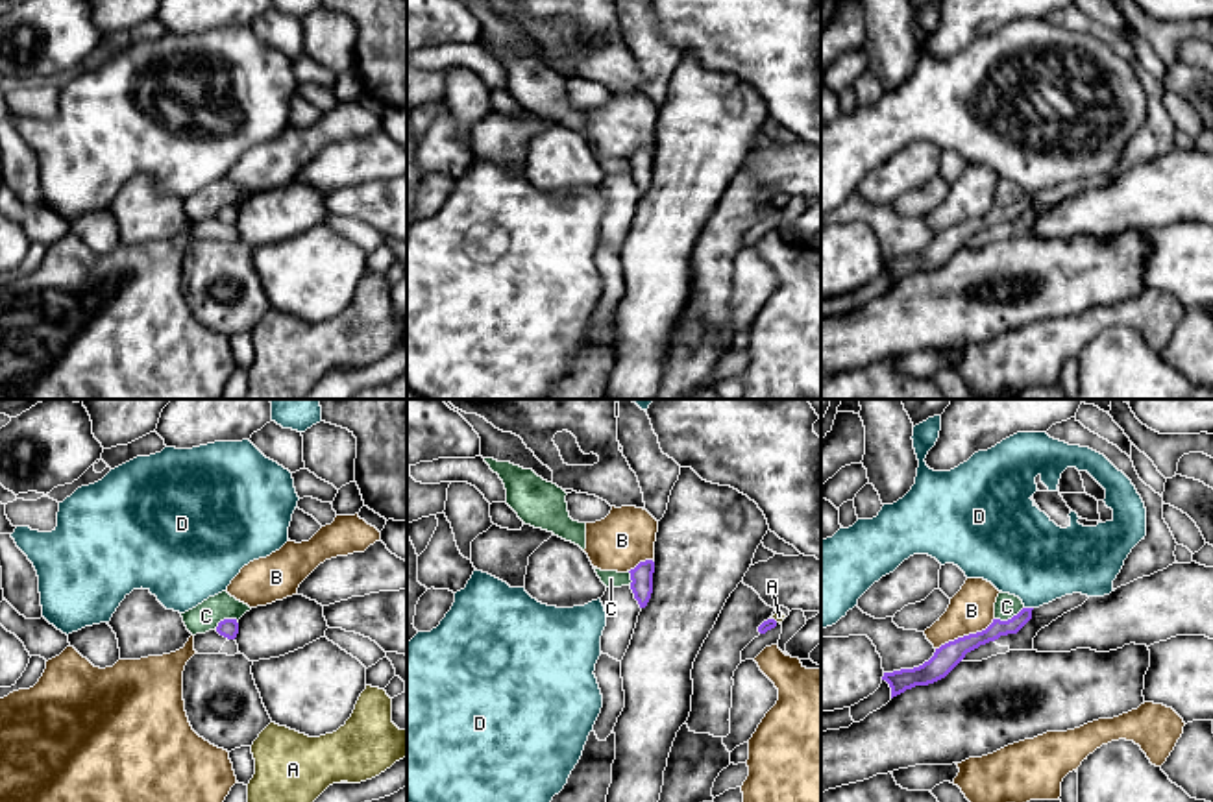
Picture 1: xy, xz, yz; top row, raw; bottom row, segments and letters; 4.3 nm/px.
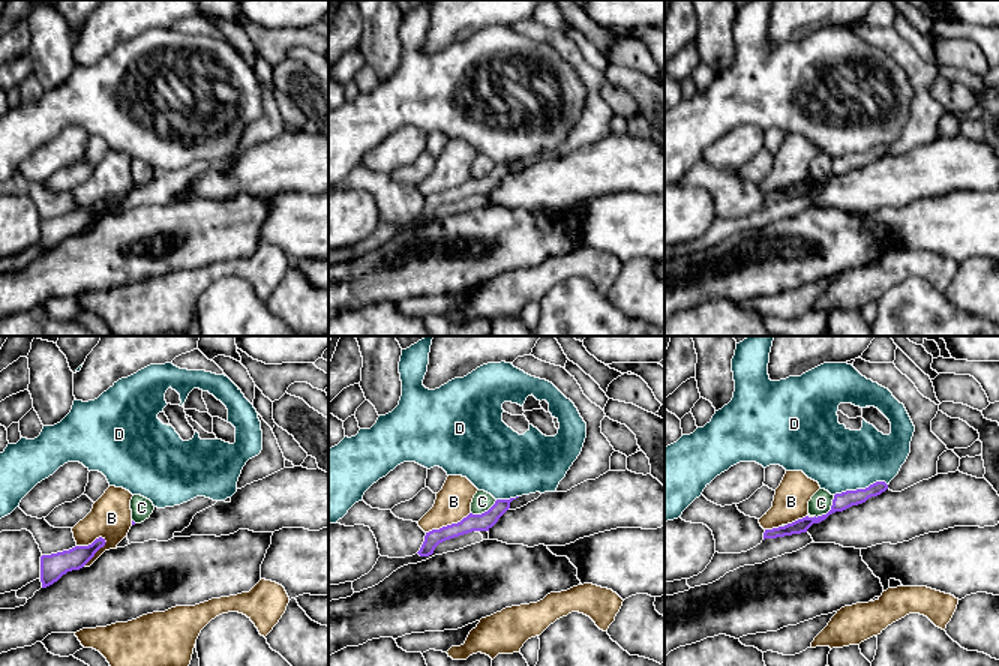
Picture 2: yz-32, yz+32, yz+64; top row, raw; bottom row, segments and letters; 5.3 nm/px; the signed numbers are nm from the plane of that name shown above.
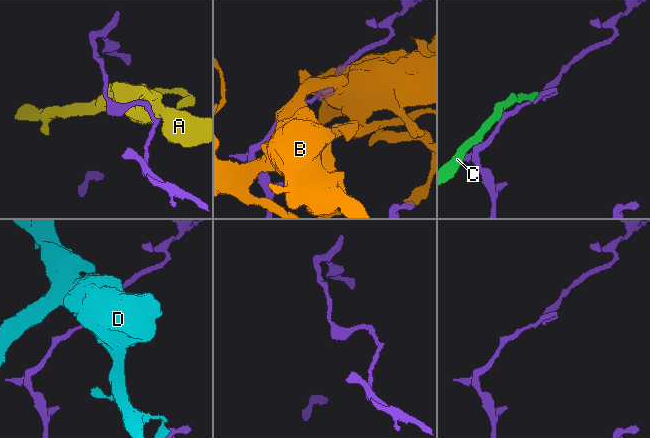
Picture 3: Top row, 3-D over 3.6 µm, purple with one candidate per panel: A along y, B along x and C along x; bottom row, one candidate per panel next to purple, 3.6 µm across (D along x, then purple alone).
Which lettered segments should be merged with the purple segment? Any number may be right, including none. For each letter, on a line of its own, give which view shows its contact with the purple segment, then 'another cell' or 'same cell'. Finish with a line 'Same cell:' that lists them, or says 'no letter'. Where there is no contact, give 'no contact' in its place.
A: no contact; another cell
B: contact in yz; another cell
C: contact in yz; another cell
D: contact in yz; another cell
Same cell: no letter

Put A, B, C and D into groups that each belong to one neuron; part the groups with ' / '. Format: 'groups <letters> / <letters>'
groups A / B / C / D

